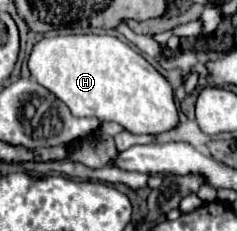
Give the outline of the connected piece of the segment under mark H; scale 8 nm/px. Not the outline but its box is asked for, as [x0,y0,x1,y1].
[29,34,179,134]

